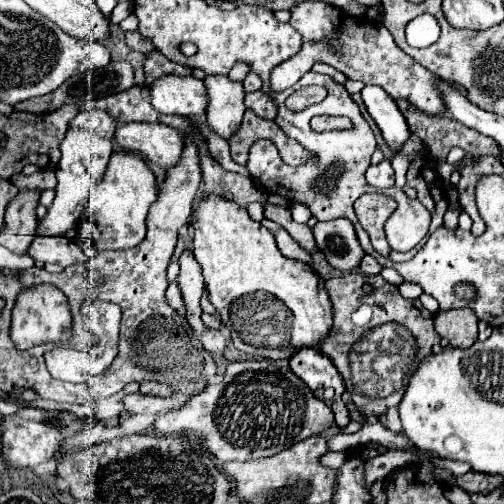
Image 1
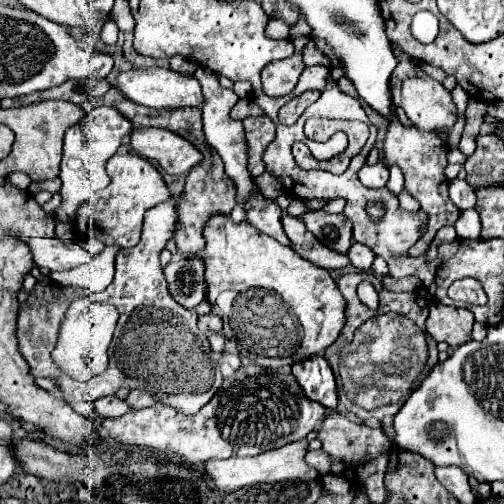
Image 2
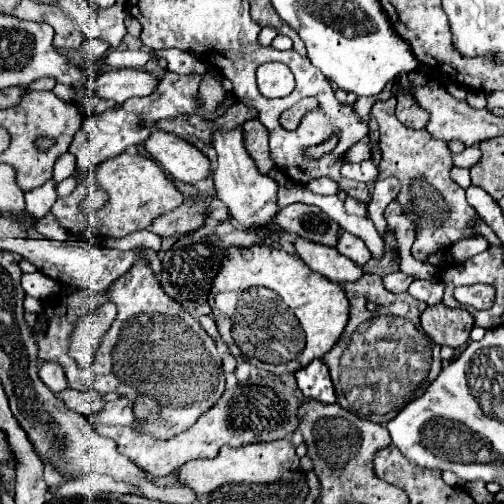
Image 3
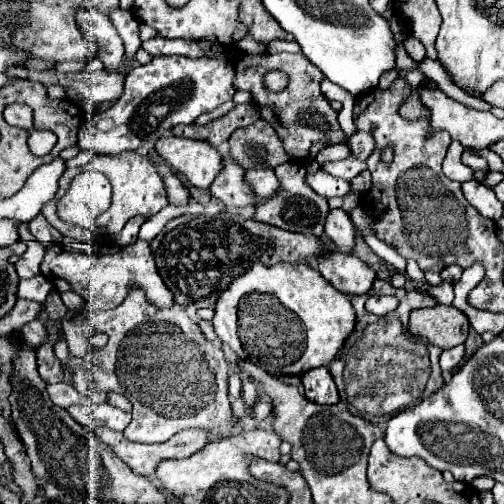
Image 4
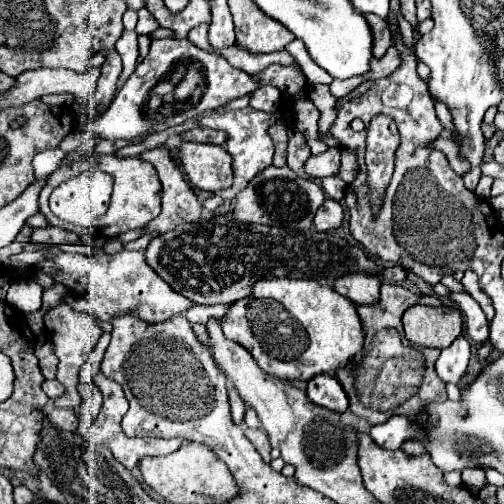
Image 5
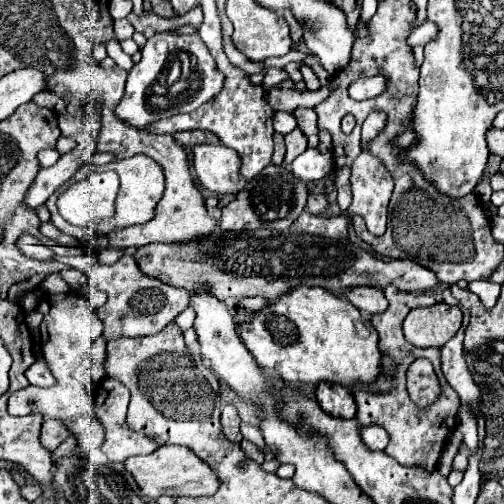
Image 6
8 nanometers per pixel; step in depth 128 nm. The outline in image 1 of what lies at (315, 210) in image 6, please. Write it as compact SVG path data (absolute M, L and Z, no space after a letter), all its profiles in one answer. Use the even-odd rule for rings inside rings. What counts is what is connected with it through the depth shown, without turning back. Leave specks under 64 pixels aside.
M364 256L364 260L360 262L360 272L362 274L380 274L382 272L382 266L372 258L372 256Z

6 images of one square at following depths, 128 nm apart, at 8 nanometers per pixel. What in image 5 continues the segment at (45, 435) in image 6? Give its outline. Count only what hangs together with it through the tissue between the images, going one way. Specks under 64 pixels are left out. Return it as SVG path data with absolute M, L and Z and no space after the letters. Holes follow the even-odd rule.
M52 402L46 404L48 420L58 430L76 430L78 428L78 412L72 408L56 408Z

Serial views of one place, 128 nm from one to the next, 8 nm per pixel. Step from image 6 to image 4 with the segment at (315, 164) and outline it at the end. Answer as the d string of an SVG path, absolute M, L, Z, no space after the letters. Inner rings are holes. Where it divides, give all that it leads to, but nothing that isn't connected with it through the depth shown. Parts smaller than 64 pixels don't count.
M348 158L348 160L340 160L340 162L328 162L322 166L322 170L330 172L332 176L338 176L338 178L352 180L362 170L366 170L366 162L362 162L358 158Z

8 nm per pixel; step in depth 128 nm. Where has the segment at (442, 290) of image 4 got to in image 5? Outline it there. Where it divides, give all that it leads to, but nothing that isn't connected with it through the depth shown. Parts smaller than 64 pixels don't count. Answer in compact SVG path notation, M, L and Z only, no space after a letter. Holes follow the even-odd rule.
M450 292L450 300L464 312L470 338L480 344L488 340L488 322L482 308L466 292Z

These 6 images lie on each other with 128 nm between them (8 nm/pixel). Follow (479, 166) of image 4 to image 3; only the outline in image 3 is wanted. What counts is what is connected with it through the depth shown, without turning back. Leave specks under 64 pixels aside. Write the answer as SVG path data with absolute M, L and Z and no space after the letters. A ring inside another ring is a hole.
M468 146L464 152L454 154L454 166L462 166L462 168L472 168L472 164L476 164L476 160L480 158L480 148L478 146Z

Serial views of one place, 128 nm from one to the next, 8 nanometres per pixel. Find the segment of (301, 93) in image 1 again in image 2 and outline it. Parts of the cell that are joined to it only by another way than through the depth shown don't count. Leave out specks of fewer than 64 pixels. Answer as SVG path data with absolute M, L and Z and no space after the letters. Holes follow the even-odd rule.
M308 90L308 92L302 92L300 96L294 96L292 100L288 100L282 108L280 108L280 122L282 124L294 124L296 118L300 118L300 114L320 98L320 92L318 90Z

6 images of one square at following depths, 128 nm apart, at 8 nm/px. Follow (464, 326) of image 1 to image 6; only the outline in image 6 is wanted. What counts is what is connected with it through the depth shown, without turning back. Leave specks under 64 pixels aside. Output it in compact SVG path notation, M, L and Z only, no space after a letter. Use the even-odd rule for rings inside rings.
M440 302L430 308L414 308L404 320L404 336L418 348L444 346L460 330L460 326L460 308Z

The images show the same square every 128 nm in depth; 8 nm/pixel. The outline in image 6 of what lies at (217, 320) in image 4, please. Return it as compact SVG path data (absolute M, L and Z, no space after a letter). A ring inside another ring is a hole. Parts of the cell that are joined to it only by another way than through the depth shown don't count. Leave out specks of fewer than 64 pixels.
M296 286L290 288L286 294L280 298L272 300L264 310L252 312L252 318L246 322L236 324L236 332L244 346L252 352L254 360L258 366L262 366L270 376L282 378L284 382L294 382L294 384L318 384L320 380L336 382L346 388L352 384L366 384L374 382L380 370L380 352L378 352L378 336L376 330L364 322L370 330L366 338L356 334L356 322L362 320L362 314L344 298L318 288L318 286ZM354 286L344 290L344 296L366 316L384 312L388 308L388 300L382 292L382 288L370 288L370 286Z

